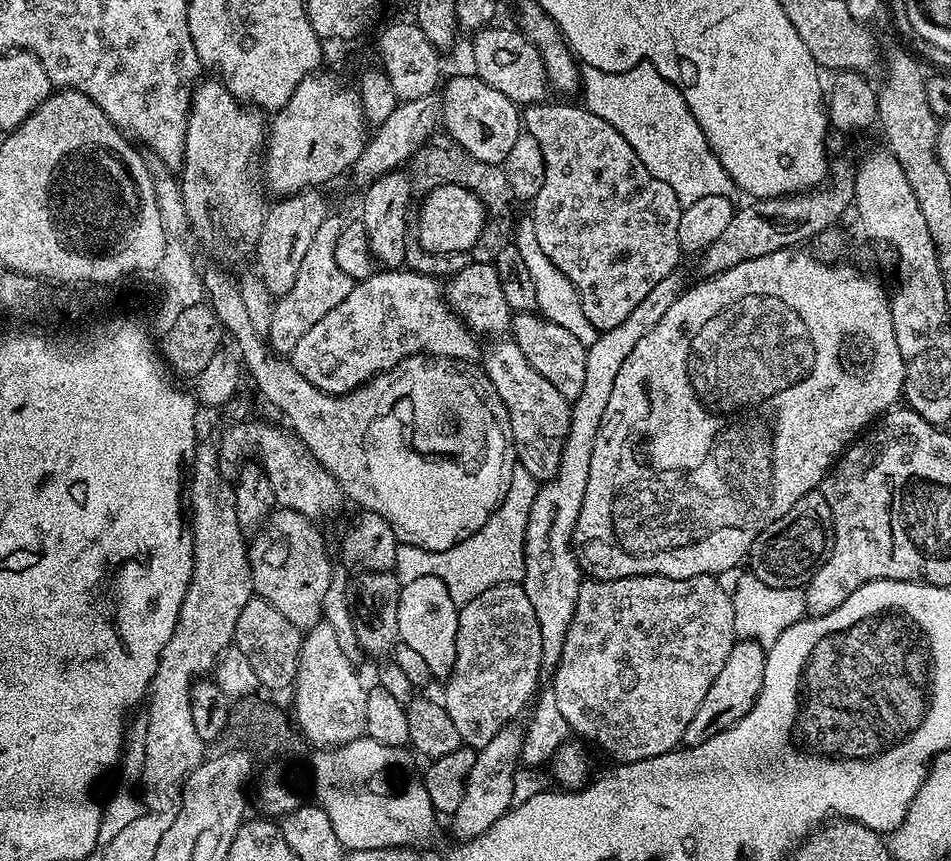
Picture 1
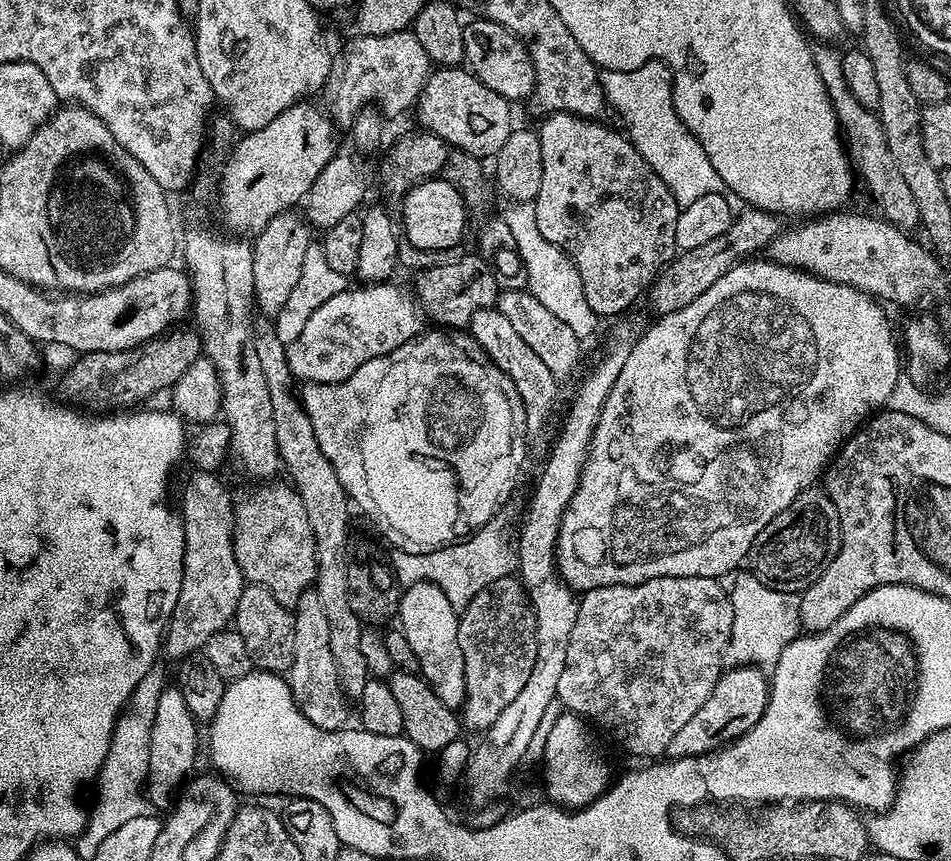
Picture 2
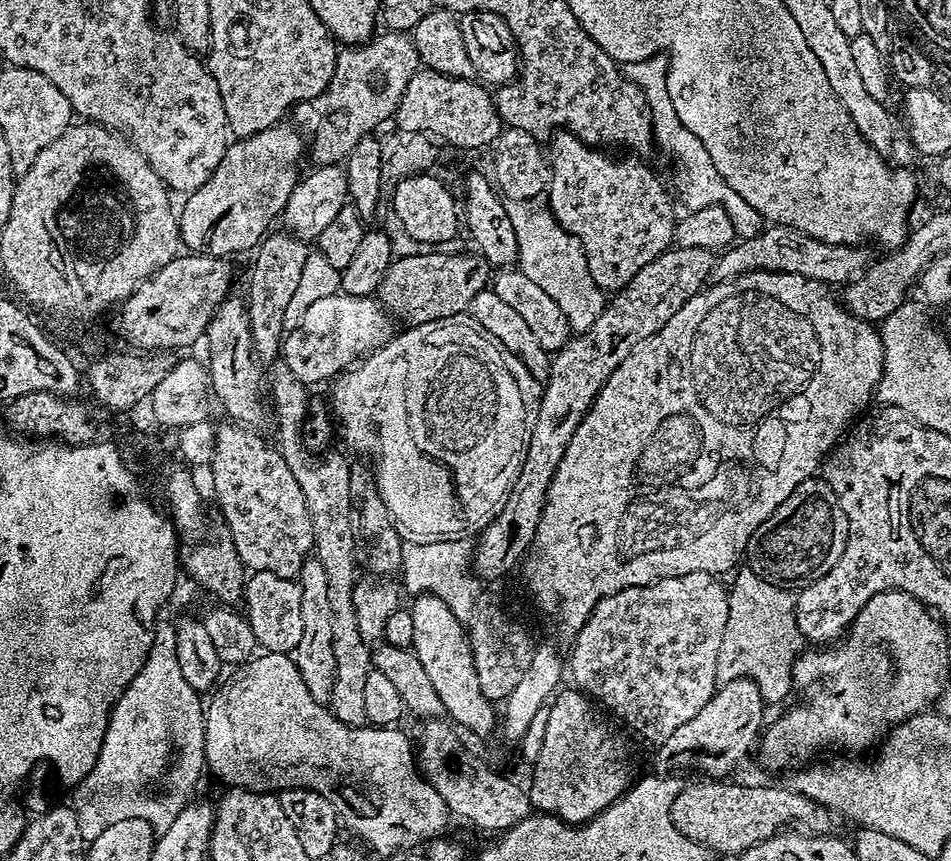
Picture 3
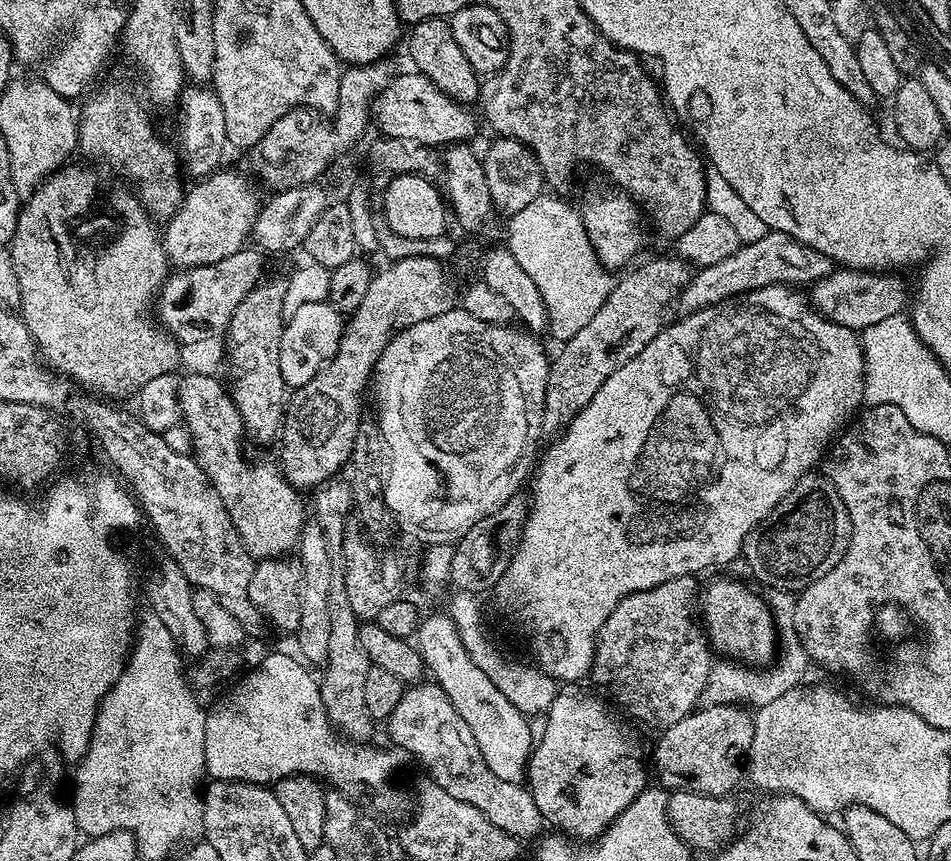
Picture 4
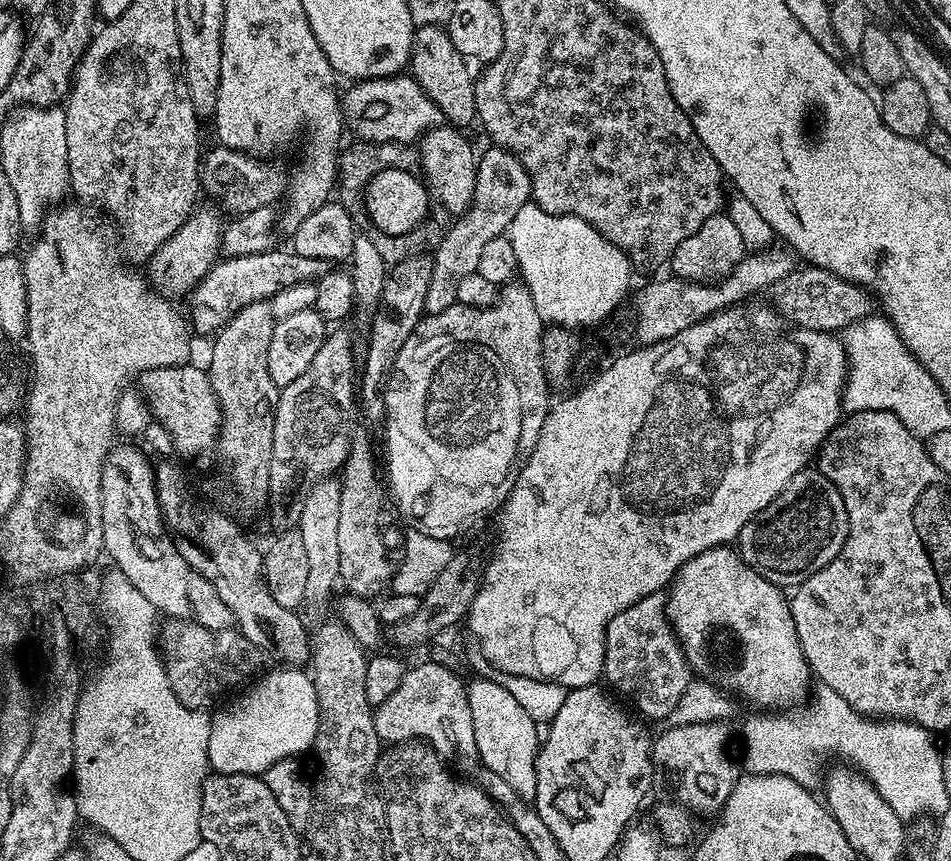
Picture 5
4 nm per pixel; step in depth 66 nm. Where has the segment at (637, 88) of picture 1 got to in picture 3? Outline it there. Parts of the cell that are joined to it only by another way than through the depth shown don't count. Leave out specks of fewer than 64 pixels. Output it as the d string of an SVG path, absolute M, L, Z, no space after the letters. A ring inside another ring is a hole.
M657 54L639 60L631 65L626 72L627 79L637 84L648 103L648 109L652 115L652 135L655 147L660 147L668 156L676 159L676 176L680 179L680 200L685 204L688 212L702 210L706 206L718 206L726 210L730 218L730 226L734 226L737 237L740 240L749 240L760 235L762 231L762 218L750 202L745 202L739 194L734 194L730 186L726 186L726 178L714 170L714 162L710 162L710 154L706 154L706 146L682 126L682 118L674 111L674 102L670 102L670 90L668 89L668 58L663 54Z

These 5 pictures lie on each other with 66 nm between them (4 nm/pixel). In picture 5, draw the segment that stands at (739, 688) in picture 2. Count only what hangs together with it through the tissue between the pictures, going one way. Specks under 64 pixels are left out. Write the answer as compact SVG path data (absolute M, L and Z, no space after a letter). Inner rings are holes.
M708 721L705 724L668 726L652 741L652 766L655 775L673 792L675 803L683 804L693 813L719 813L724 807L737 780L742 775L741 765L728 757L727 723Z

